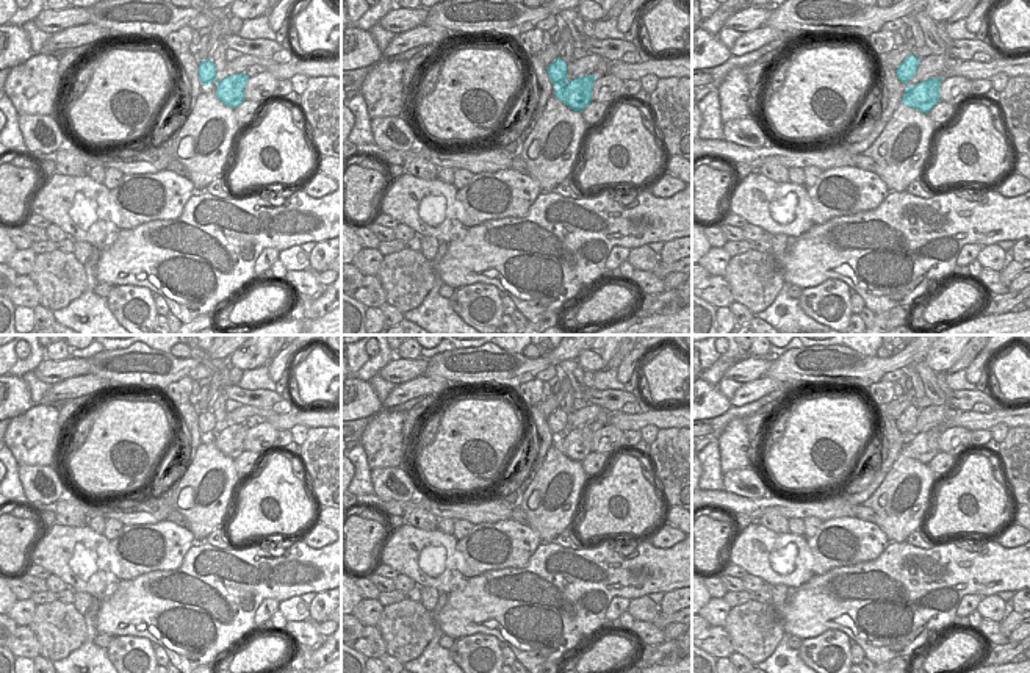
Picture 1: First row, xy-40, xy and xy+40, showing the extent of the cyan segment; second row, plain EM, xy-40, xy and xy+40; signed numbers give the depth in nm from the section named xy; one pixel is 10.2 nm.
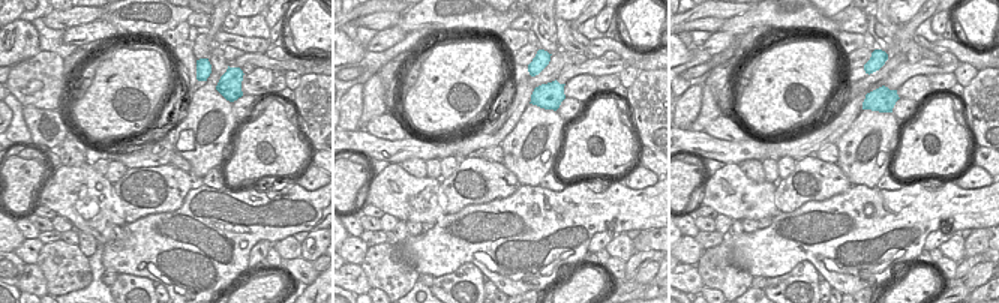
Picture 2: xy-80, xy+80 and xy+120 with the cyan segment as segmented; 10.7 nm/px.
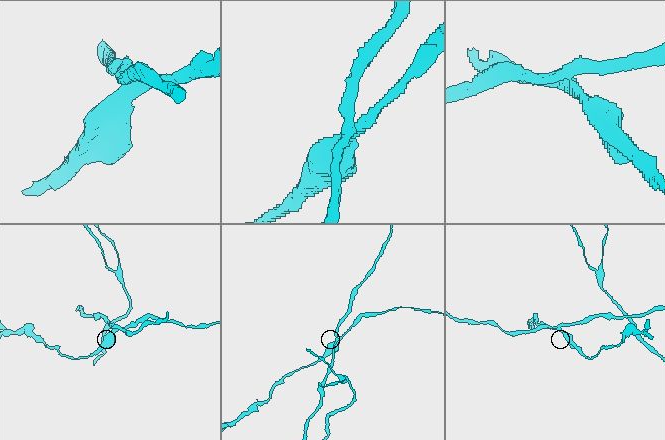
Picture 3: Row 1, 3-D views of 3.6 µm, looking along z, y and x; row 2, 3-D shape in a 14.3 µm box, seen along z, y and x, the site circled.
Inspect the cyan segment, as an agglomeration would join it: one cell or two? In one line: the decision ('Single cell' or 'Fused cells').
Fused cells

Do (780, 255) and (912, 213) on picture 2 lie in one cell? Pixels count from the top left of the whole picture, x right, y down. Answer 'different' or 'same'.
same

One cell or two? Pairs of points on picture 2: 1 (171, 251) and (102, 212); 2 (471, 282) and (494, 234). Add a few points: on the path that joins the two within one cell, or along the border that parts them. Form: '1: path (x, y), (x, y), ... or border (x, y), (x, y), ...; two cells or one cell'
1: border (126, 224), (117, 225), (114, 240), (104, 246); two cells
2: border (483, 273), (473, 264), (462, 263), (443, 276); two cells

